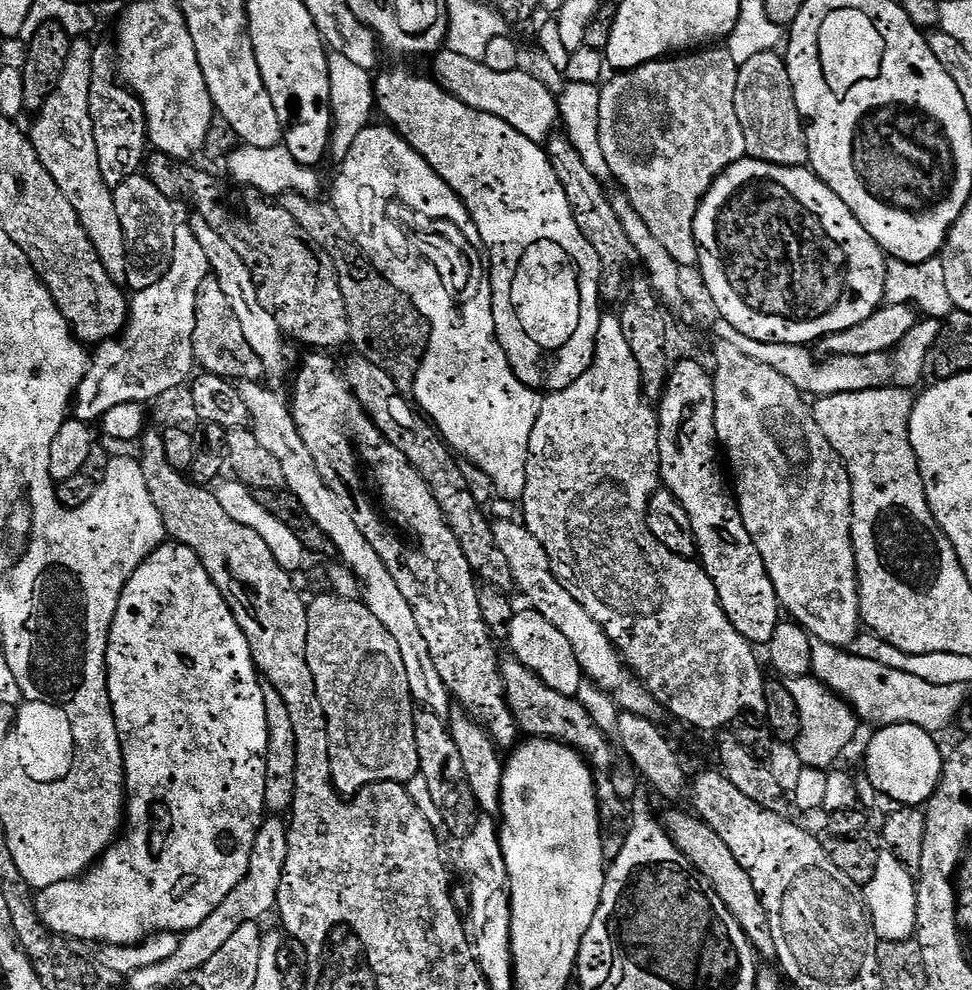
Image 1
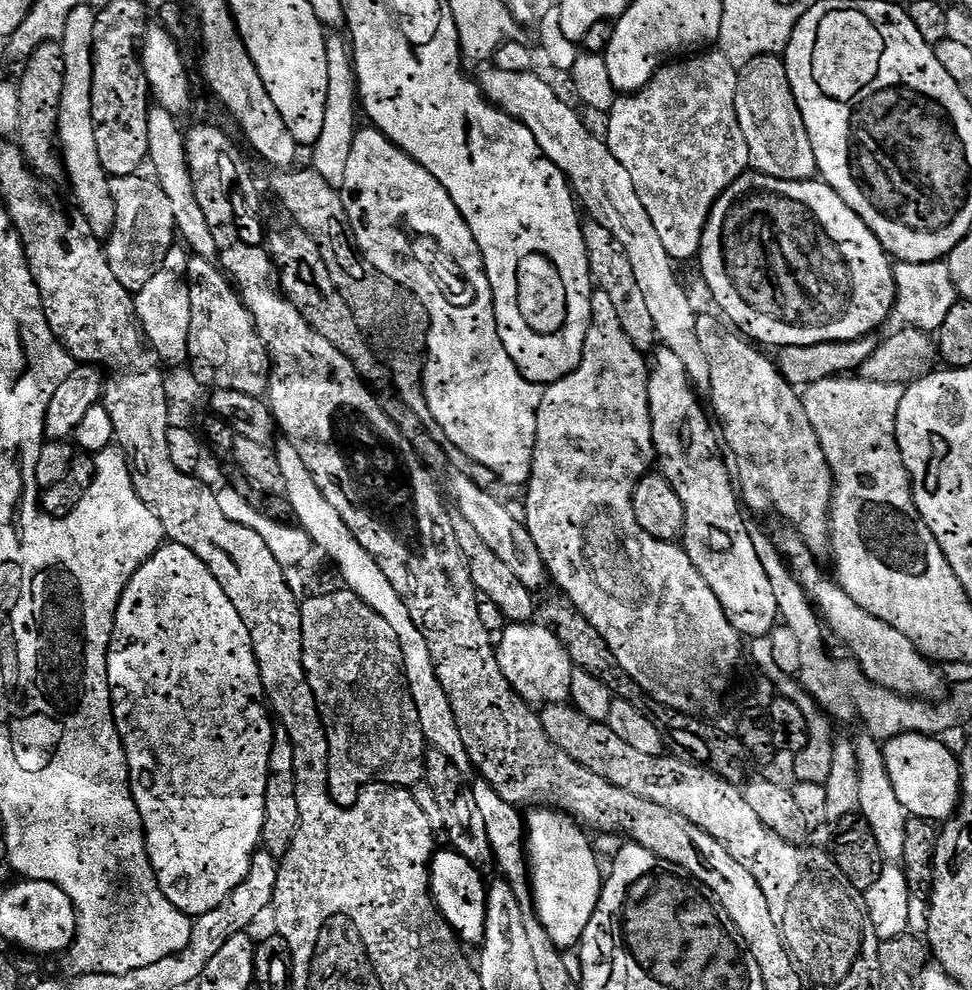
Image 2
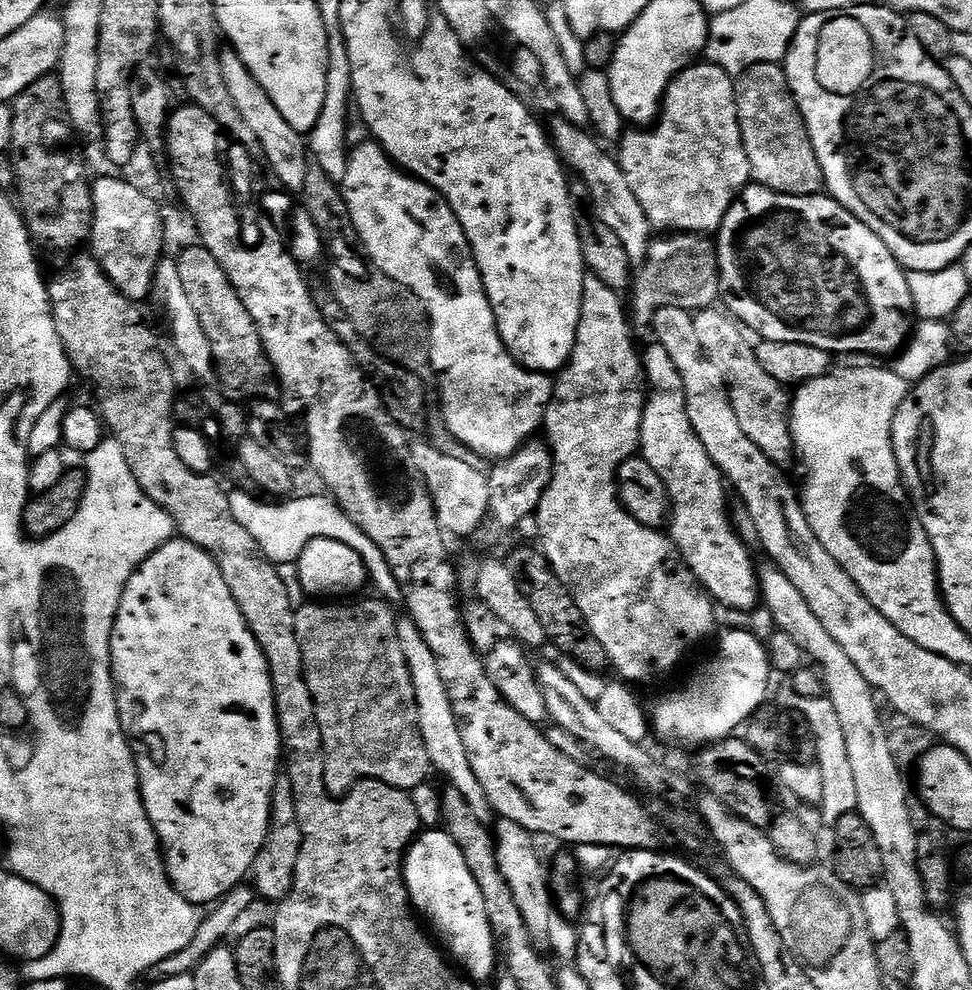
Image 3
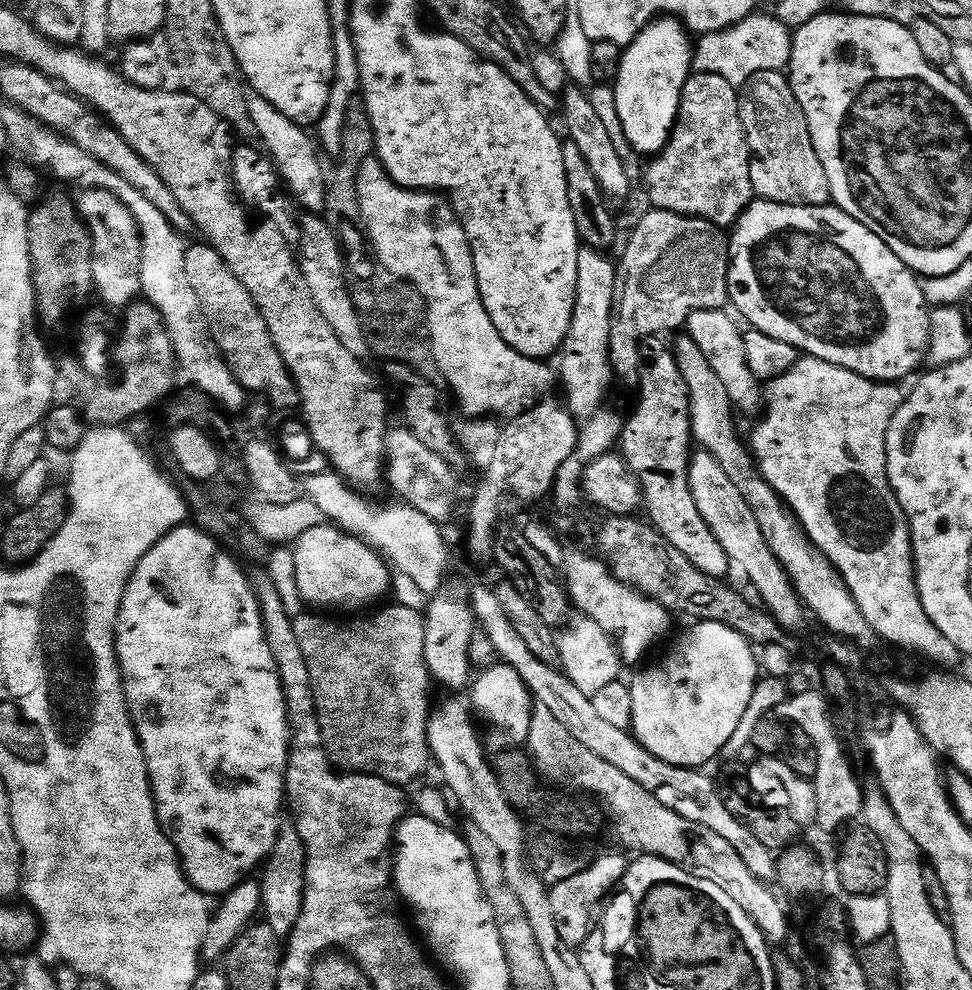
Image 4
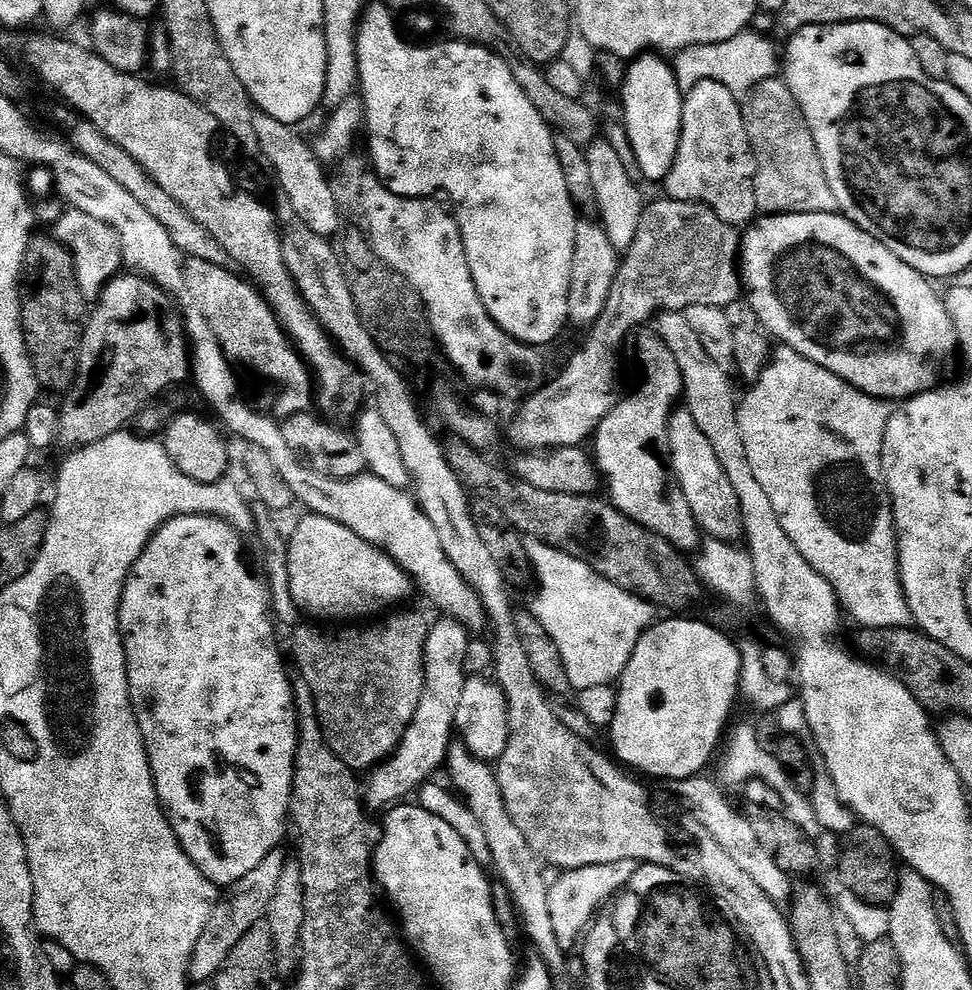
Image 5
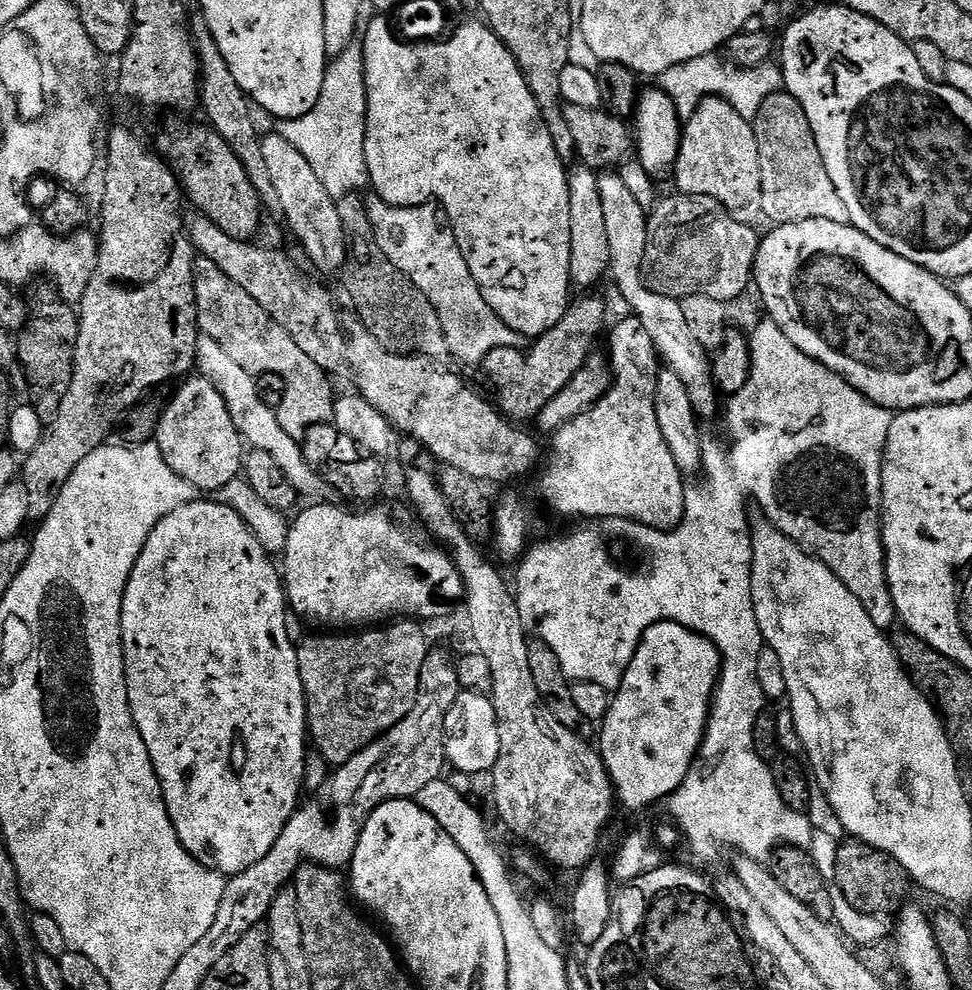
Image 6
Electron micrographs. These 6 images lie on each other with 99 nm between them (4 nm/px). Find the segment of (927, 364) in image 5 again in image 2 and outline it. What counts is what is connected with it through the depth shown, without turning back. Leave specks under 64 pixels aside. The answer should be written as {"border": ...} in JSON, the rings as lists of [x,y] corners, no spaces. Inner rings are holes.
{"border":[[[755,170],[738,177],[708,215],[699,264],[709,294],[724,311],[723,319],[749,341],[769,344],[772,350],[871,336],[887,322],[888,315],[893,315],[896,306],[893,261],[870,226],[819,178],[783,180]]]}

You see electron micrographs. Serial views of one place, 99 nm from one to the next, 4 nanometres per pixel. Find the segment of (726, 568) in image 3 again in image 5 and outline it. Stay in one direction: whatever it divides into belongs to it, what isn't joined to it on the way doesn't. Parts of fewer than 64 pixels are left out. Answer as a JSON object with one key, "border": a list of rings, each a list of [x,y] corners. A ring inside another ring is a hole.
{"border":[[[655,330],[637,331],[635,340],[636,356],[640,359],[640,385],[629,396],[627,393],[621,398],[597,426],[594,437],[596,470],[606,485],[606,492],[608,488],[607,499],[622,514],[666,538],[675,548],[696,550],[702,543],[700,526],[668,465],[668,423],[674,405],[682,396],[678,364],[674,362],[674,354],[670,354],[670,346],[662,342]]]}

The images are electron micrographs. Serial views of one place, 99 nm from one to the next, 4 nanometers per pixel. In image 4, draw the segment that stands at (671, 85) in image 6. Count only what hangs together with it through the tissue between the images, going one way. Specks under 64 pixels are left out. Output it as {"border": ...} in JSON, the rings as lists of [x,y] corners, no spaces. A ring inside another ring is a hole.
{"border":[[[760,15],[747,16],[742,22],[721,32],[701,35],[694,44],[693,69],[696,72],[718,74],[718,78],[726,78],[726,82],[738,90],[743,89],[748,80],[759,72],[784,72],[792,60],[793,33],[775,15]]]}

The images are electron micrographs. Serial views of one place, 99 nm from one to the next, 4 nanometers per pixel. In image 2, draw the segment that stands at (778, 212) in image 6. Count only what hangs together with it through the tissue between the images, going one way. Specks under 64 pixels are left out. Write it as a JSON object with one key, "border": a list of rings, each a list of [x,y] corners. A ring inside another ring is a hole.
{"border":[[[779,55],[759,56],[739,69],[736,113],[755,171],[783,180],[811,180],[817,175],[814,146],[810,146],[786,66]]]}

